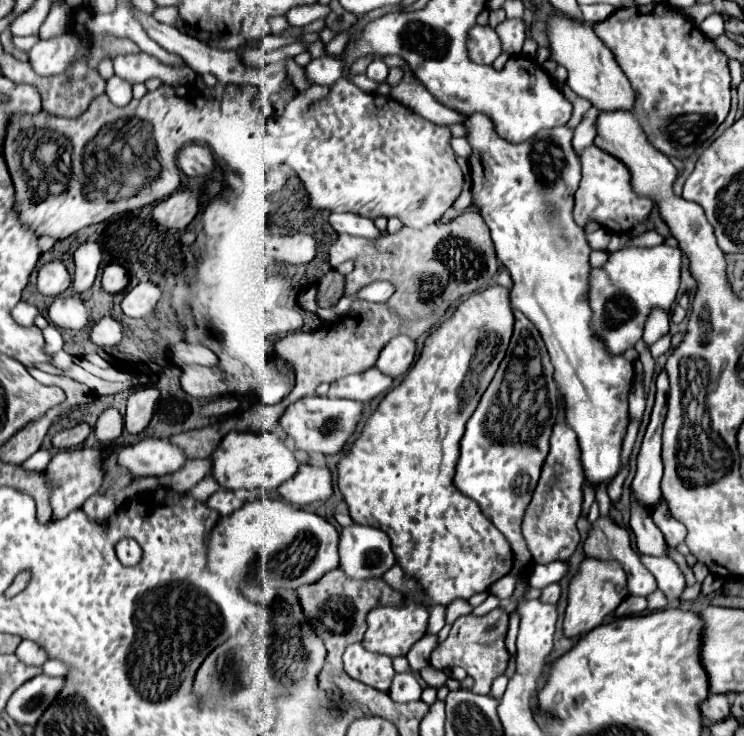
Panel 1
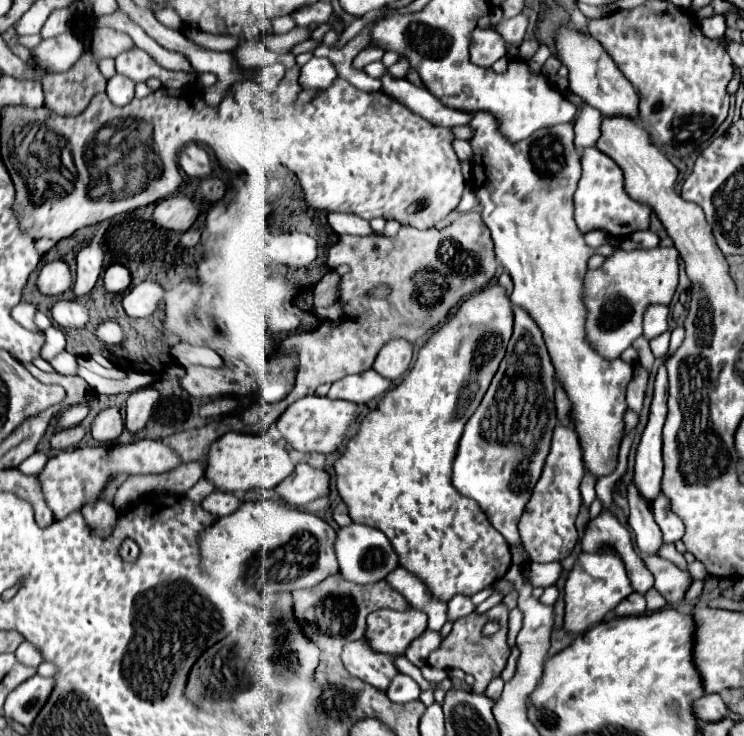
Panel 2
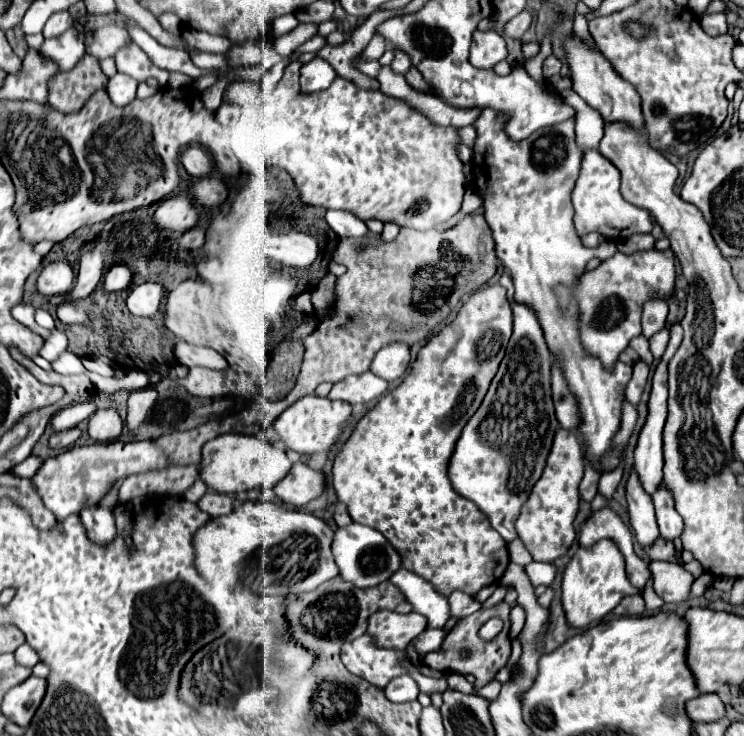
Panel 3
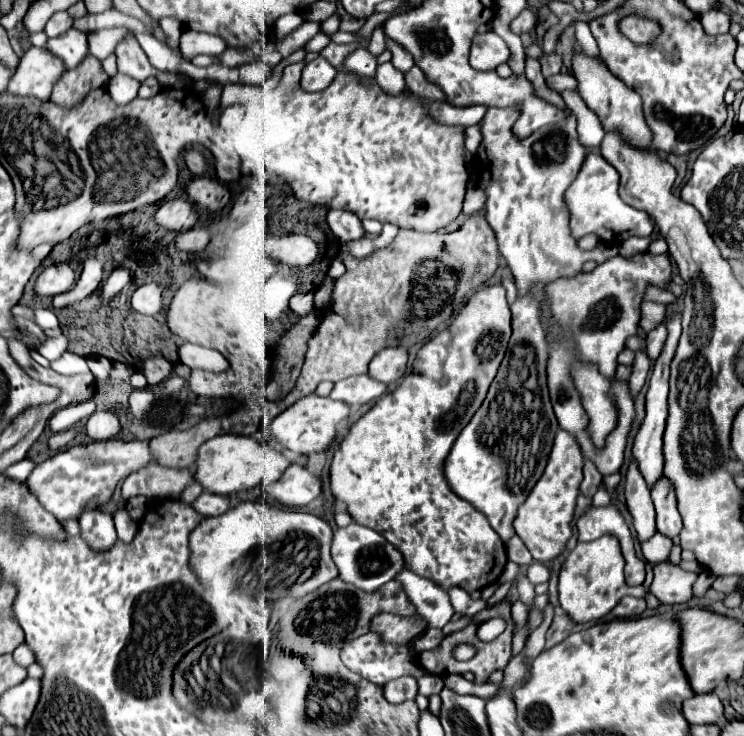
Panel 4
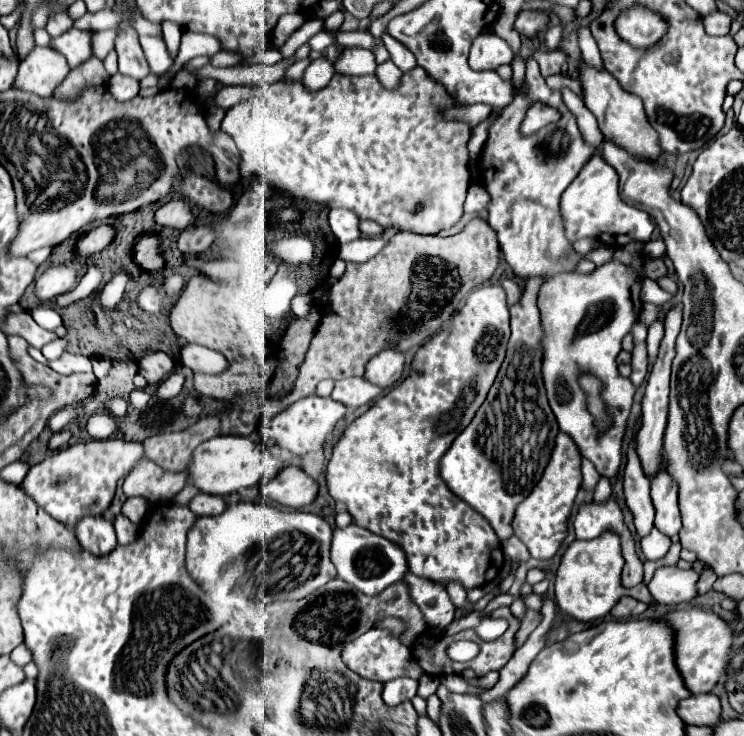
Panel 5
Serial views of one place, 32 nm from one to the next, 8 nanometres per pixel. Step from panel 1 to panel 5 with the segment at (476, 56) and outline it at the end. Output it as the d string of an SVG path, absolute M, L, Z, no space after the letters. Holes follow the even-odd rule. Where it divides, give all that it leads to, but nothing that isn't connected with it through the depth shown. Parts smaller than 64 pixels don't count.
M486 32L476 36L470 48L470 66L474 70L496 70L512 60L510 46L496 34Z

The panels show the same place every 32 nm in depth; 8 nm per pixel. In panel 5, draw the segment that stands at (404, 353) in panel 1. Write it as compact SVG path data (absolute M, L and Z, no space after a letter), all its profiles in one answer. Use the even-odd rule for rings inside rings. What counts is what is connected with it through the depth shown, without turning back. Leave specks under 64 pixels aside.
M388 348L380 354L376 354L368 364L366 364L366 376L368 380L372 380L374 384L380 384L382 388L390 388L392 384L396 384L402 378L404 372L404 364L406 364L406 356L400 350Z

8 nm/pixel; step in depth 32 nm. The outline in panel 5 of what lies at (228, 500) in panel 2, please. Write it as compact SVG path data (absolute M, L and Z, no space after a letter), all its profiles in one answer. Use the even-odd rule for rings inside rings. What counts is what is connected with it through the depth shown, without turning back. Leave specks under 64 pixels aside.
M198 494L194 496L194 500L188 504L192 508L192 512L196 512L198 516L218 516L222 514L228 504L222 496L214 496L214 494Z

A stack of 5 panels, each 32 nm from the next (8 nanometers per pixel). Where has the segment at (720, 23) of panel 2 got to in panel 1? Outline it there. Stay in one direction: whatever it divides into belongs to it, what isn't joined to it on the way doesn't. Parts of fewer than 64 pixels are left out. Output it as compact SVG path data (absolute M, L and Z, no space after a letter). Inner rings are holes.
M714 12L714 14L710 14L708 18L704 18L700 30L704 32L704 36L708 36L708 38L716 38L716 36L724 34L724 18L722 18L720 14Z

